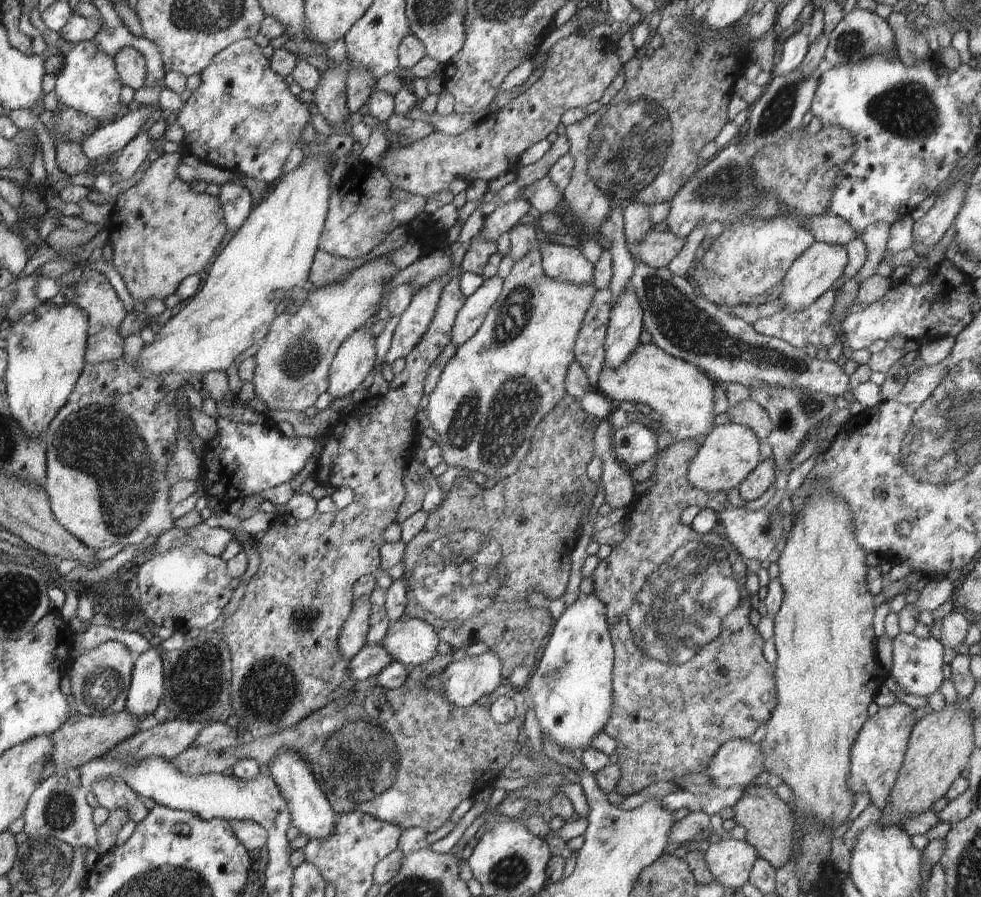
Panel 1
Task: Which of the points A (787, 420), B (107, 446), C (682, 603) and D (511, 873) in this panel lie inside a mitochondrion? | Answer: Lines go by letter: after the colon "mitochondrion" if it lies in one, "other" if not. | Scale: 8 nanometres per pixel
A: mitochondrion
B: mitochondrion
C: mitochondrion
D: mitochondrion

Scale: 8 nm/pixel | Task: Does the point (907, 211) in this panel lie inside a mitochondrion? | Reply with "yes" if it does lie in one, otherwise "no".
no

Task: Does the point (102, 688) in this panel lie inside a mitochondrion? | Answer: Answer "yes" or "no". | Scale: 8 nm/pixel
yes

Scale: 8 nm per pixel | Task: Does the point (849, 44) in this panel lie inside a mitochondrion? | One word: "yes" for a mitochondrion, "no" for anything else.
yes

